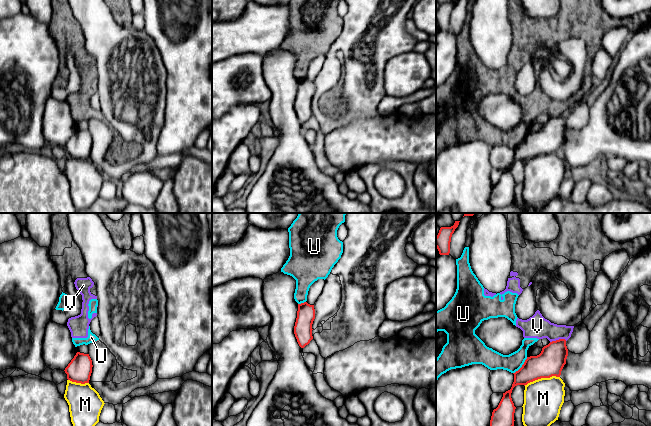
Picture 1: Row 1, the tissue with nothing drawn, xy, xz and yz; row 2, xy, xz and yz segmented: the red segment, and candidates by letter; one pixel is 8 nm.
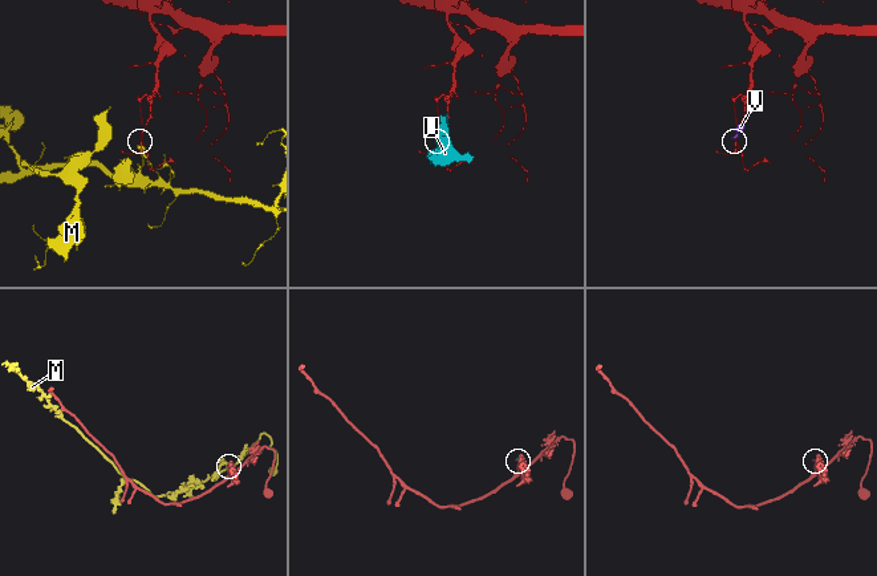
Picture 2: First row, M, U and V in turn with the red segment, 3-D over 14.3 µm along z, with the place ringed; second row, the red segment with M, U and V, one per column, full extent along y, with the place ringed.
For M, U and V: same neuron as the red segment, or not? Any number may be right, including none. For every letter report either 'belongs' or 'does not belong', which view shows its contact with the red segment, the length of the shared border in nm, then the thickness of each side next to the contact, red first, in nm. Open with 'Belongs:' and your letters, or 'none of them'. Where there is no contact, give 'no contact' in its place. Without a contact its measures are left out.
Belongs: none of them
M: does not belong; meets red in yz; contact 300 nm long; 220 nm thick on the red side, 320 nm on the other
U: does not belong; meets red in yz; contact 180 nm long; 220 nm thick on the red side, 160 nm on the other
V: does not belong; meets red in yz; contact 140 nm long; 220 nm thick on the red side, 180 nm on the other

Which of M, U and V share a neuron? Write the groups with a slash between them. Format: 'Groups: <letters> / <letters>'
Groups: M / U V

